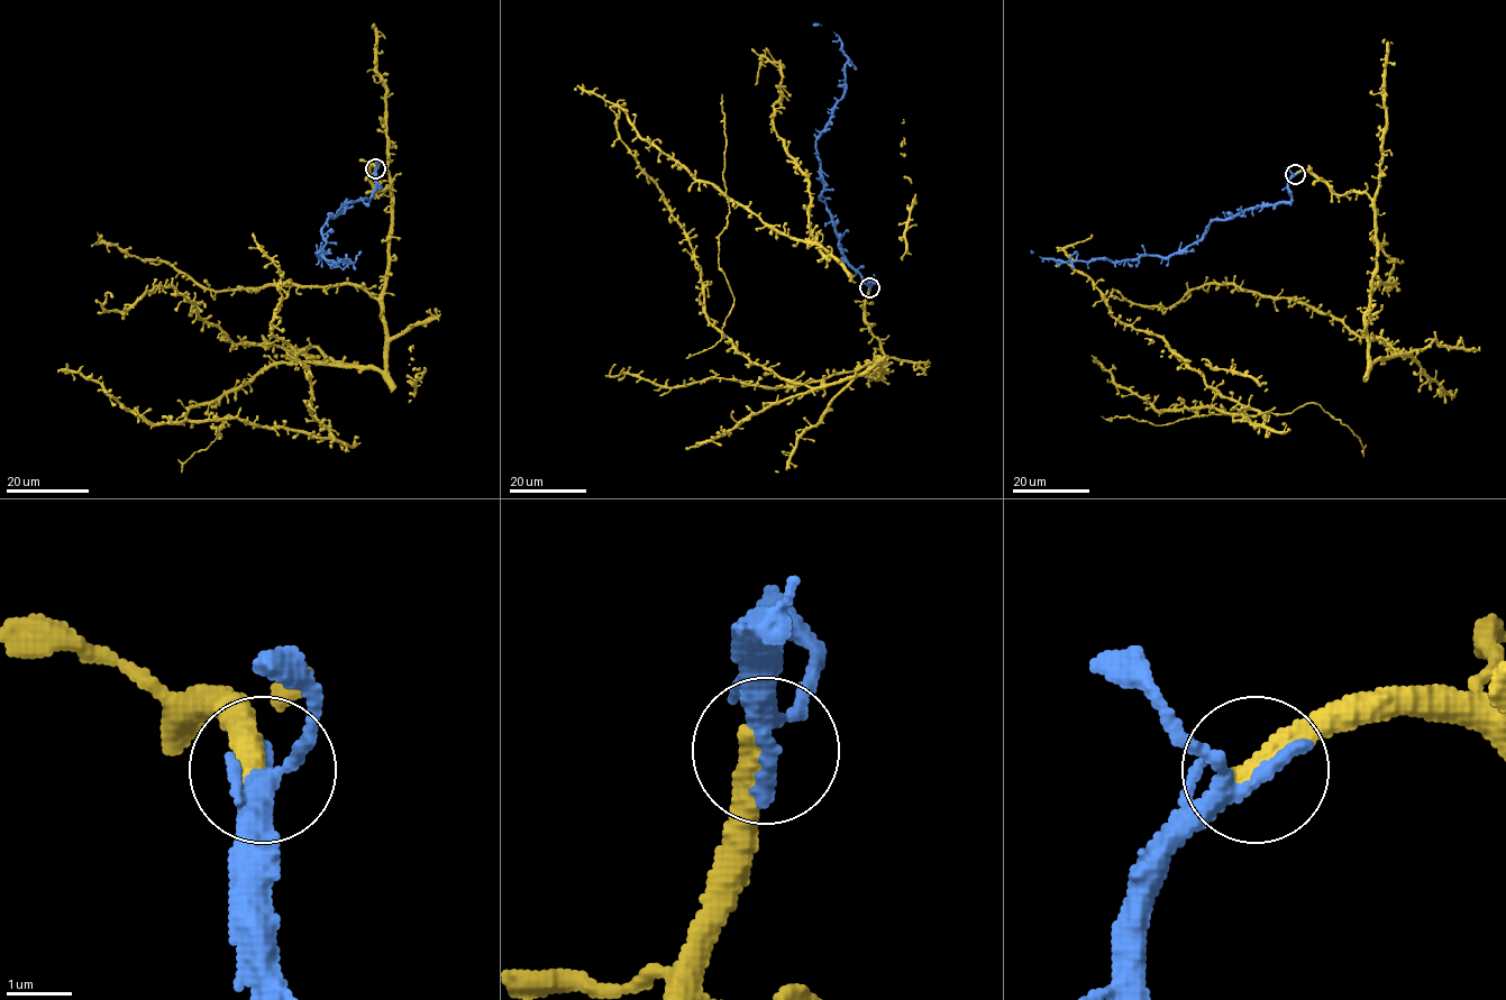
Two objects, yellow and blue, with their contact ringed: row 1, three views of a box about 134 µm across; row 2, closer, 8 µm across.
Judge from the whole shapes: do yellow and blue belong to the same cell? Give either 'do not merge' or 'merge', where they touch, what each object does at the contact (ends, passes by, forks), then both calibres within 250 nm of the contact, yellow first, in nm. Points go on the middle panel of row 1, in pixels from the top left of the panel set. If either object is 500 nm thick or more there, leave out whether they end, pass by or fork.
merge; at (869, 287); yellow ends there; blue passes by; 420 nm thick on the yellow side, 280 nm on the other

